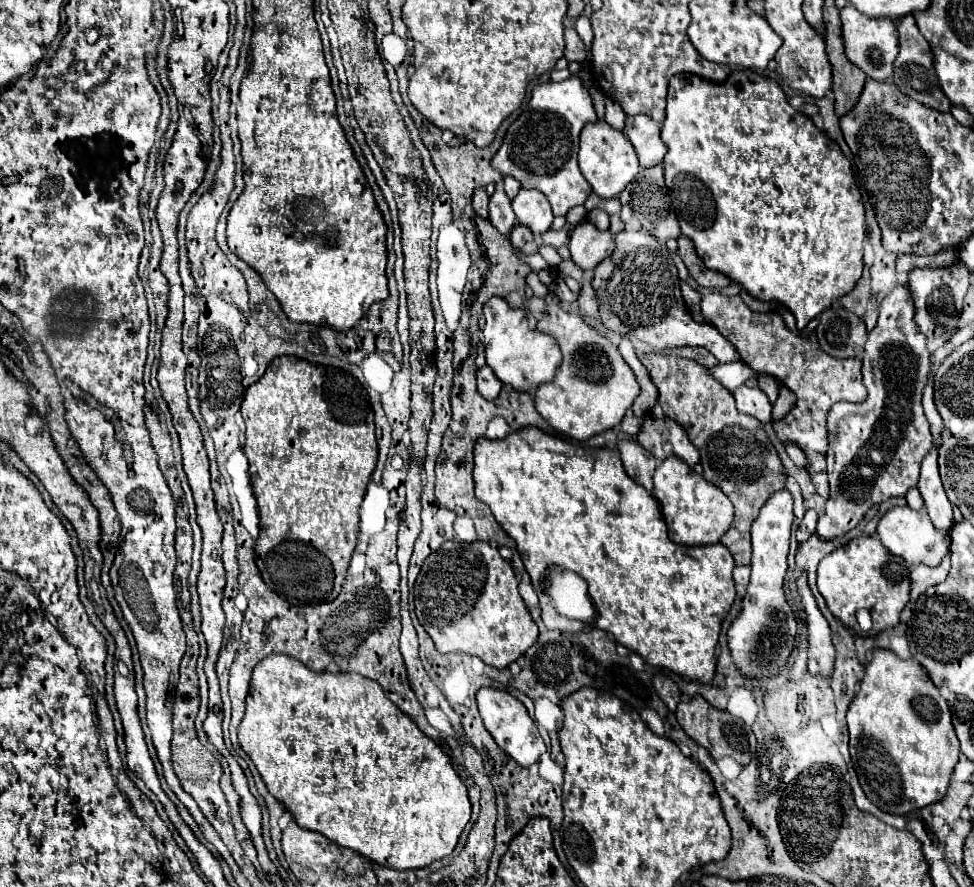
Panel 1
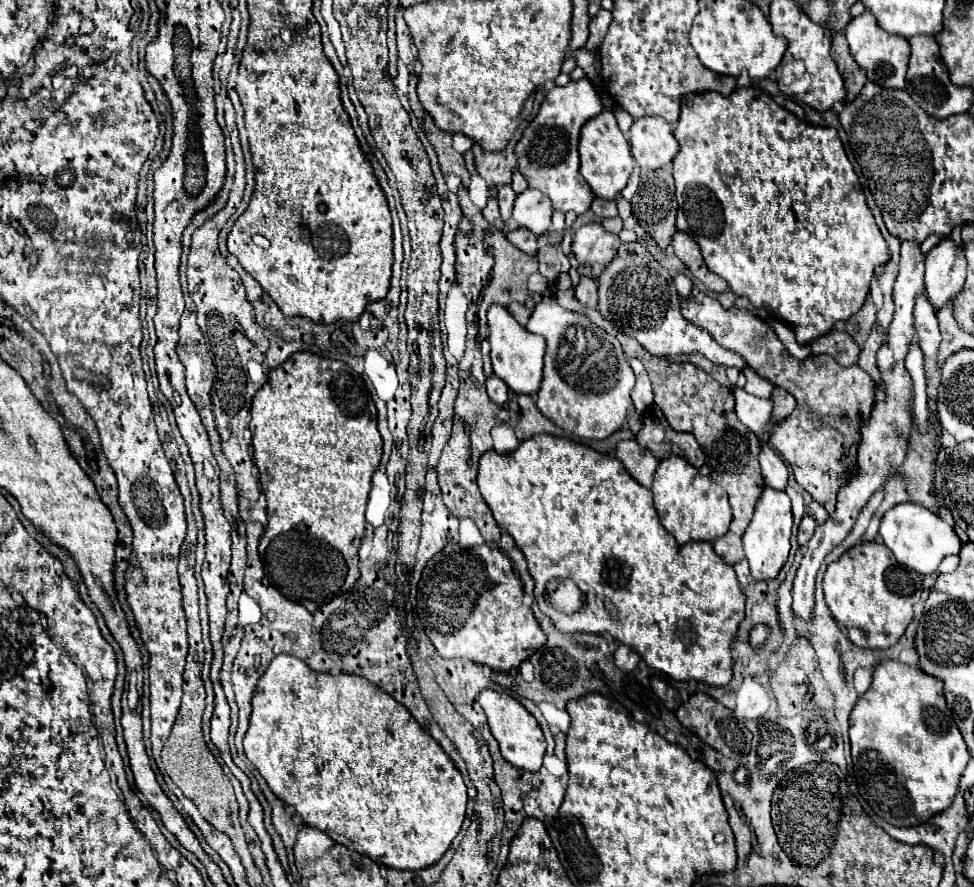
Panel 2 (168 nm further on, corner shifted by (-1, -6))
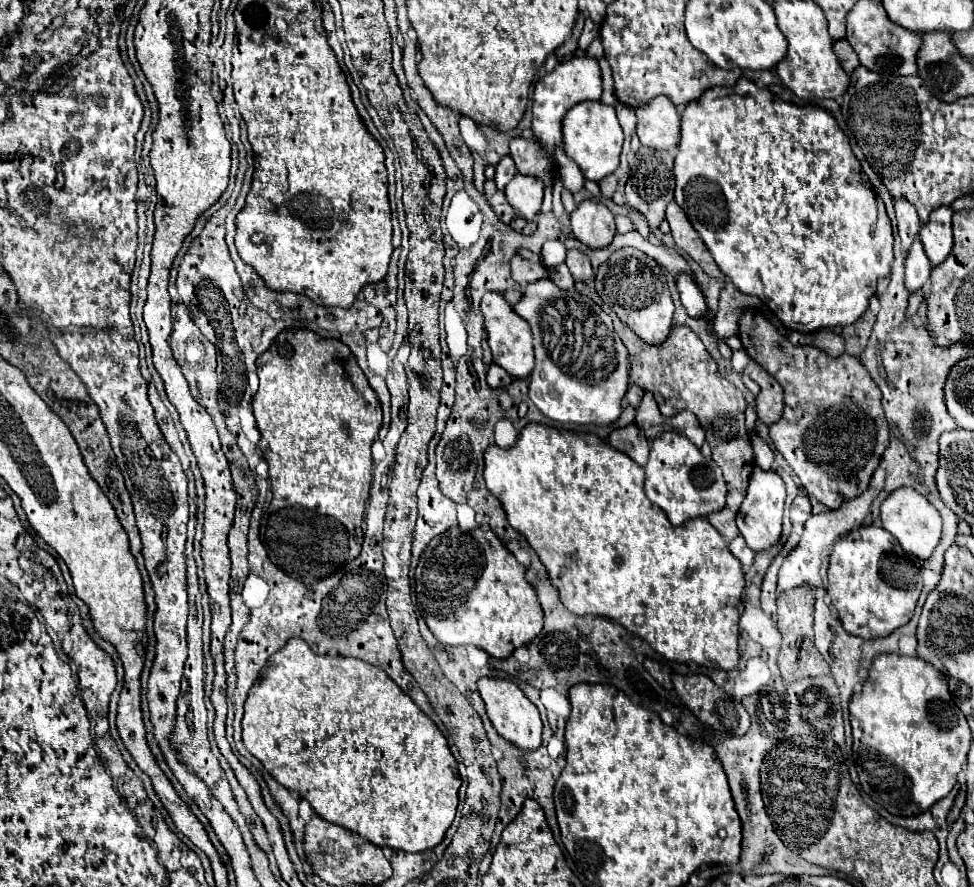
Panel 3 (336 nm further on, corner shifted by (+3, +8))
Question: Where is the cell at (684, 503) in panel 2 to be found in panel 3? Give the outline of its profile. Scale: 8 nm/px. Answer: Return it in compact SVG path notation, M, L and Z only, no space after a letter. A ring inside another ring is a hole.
M664 432L650 442L650 460L646 470L646 496L650 502L660 506L674 526L682 526L692 518L706 518L724 506L726 502L726 482L722 470L714 460L702 456L702 452L686 438L674 432Z

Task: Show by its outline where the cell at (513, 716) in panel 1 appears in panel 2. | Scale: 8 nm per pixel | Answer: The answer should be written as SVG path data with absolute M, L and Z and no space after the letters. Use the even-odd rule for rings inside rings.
M484 690L480 692L478 696L480 700L480 706L484 708L486 712L486 718L488 718L488 726L494 734L494 738L498 740L500 744L500 752L502 756L516 768L522 768L522 770L530 770L530 772L536 772L540 770L542 766L542 756L546 752L546 740L544 740L544 734L542 734L542 728L538 726L536 718L512 696L508 694L502 694L502 692L494 692L494 690Z

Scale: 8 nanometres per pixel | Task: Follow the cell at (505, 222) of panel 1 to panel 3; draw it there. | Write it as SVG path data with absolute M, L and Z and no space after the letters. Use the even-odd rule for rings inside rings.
M504 156L504 158L500 160L500 164L496 166L496 178L494 178L494 182L496 182L498 190L504 192L506 184L508 184L516 174L518 174L518 170L516 170L512 158L510 158L510 156Z

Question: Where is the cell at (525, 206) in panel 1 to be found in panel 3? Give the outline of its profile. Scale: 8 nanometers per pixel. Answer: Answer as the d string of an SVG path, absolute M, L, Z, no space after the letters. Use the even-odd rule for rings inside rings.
M518 174L506 186L506 198L518 216L534 220L534 216L540 212L542 206L542 198L544 198L542 190L544 190L542 180L534 176Z

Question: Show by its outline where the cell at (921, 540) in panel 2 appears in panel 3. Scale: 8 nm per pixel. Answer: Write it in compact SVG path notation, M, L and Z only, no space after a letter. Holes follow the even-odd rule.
M912 488L894 490L880 506L880 520L882 520L882 528L894 534L894 538L900 542L904 552L916 558L930 558L942 534L940 512L922 494L916 494L916 490Z

